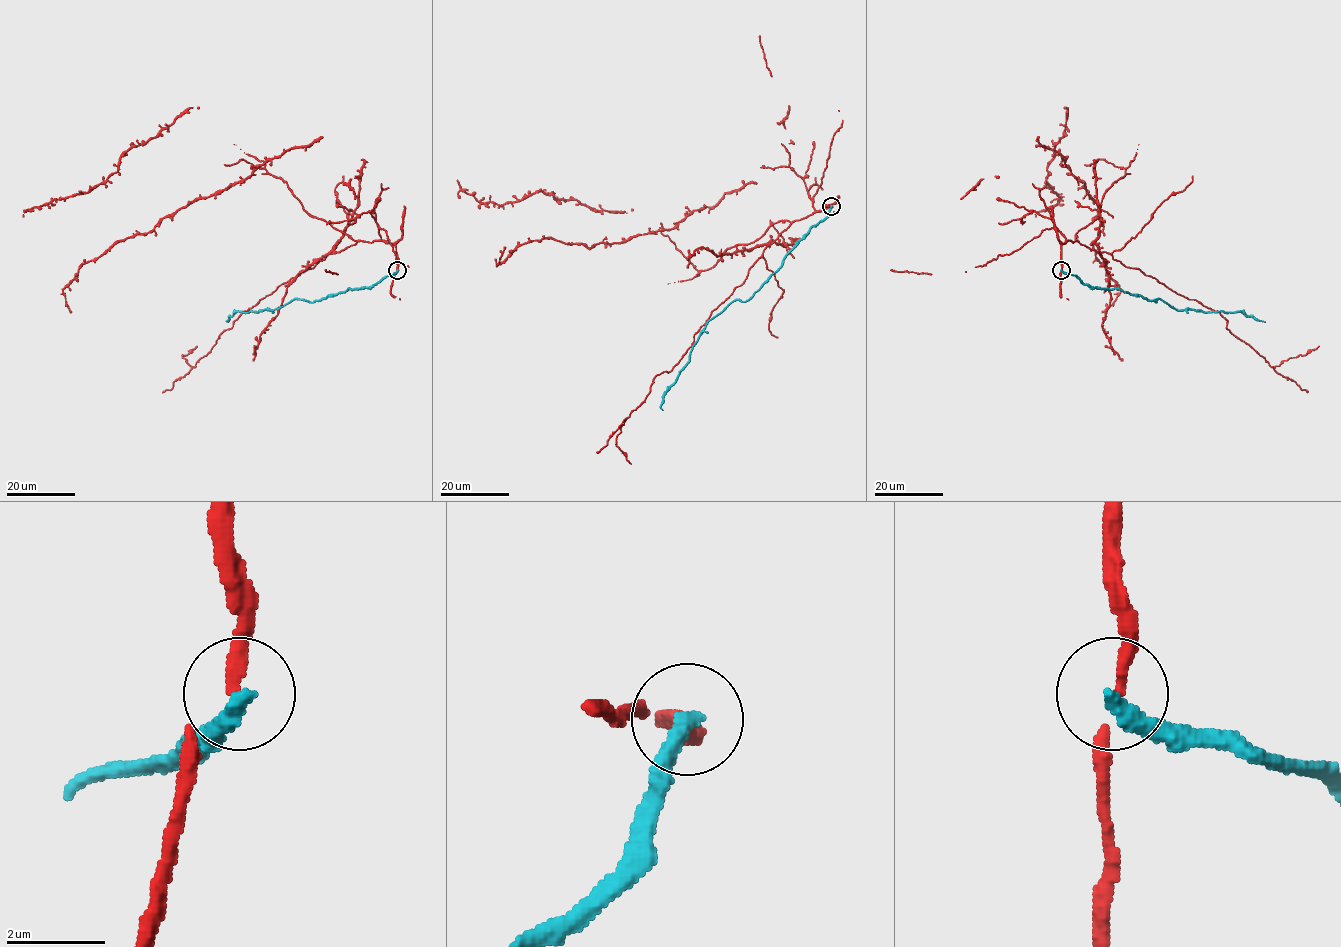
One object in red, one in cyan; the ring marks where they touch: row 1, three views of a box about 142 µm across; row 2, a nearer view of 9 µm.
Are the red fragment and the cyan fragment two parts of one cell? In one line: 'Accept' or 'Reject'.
Reject

